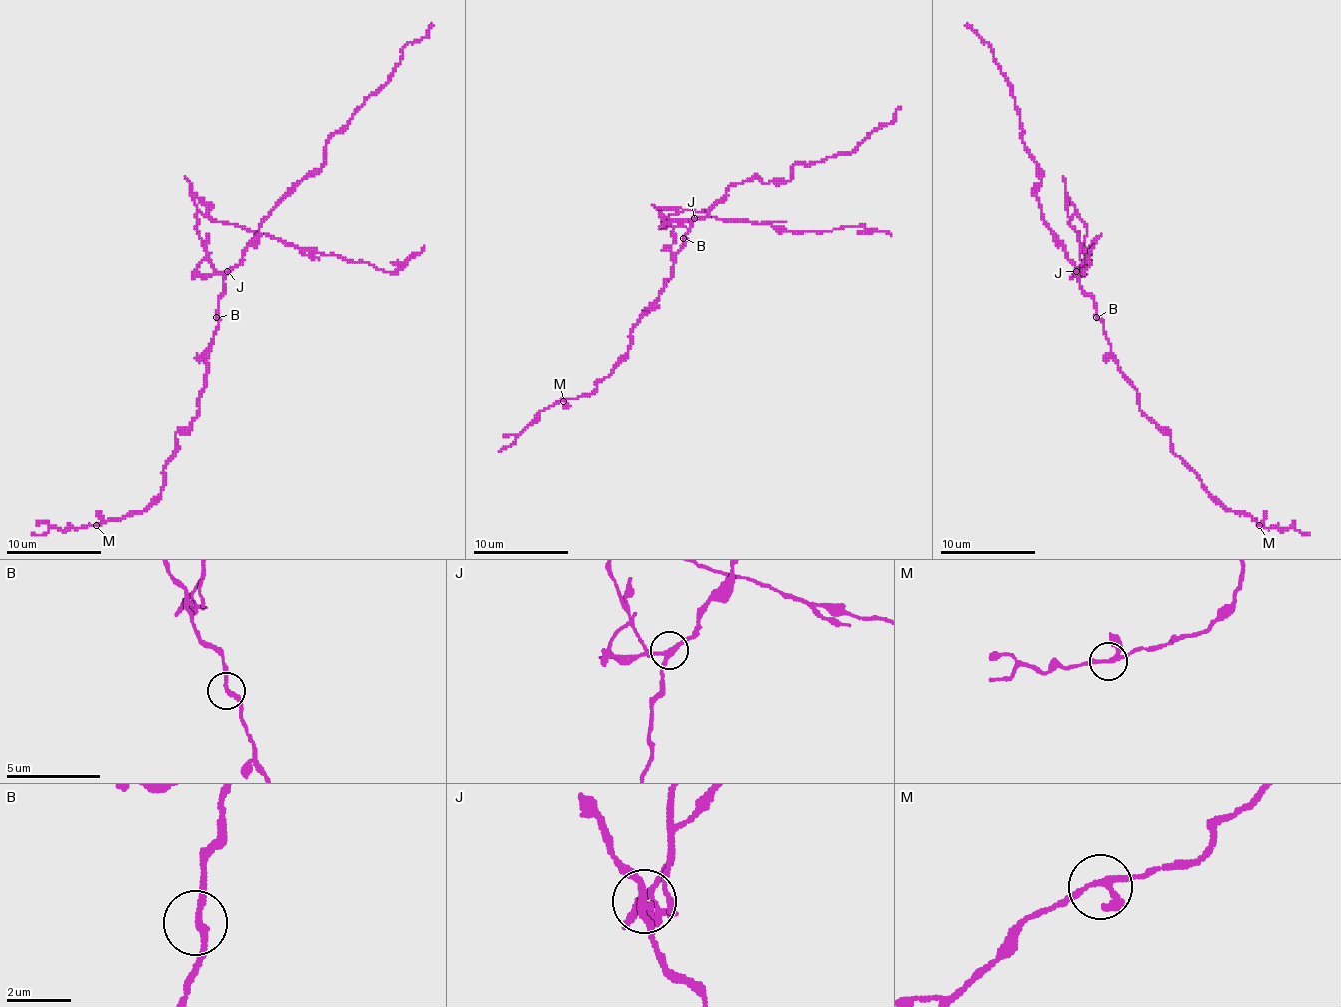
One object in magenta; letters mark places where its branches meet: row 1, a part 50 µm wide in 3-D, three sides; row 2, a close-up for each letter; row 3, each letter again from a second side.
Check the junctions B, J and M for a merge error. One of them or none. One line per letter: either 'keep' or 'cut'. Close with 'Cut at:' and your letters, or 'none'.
B: keep
J: cut
M: keep
Cut at: J

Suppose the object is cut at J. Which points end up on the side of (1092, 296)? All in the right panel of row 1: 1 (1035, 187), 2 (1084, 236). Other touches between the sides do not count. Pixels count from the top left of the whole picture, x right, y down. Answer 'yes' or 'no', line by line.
1: yes
2: no

